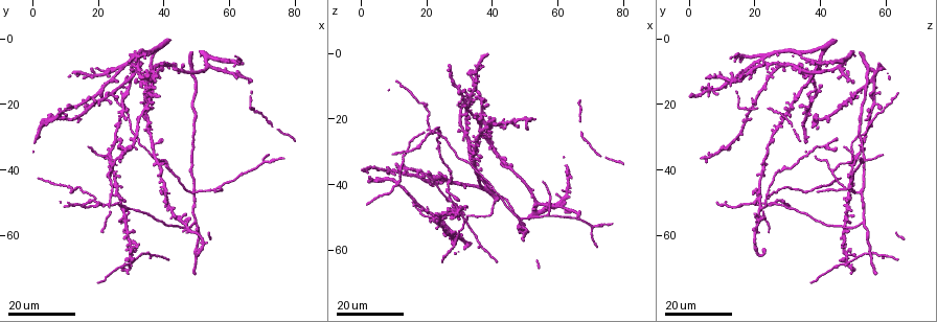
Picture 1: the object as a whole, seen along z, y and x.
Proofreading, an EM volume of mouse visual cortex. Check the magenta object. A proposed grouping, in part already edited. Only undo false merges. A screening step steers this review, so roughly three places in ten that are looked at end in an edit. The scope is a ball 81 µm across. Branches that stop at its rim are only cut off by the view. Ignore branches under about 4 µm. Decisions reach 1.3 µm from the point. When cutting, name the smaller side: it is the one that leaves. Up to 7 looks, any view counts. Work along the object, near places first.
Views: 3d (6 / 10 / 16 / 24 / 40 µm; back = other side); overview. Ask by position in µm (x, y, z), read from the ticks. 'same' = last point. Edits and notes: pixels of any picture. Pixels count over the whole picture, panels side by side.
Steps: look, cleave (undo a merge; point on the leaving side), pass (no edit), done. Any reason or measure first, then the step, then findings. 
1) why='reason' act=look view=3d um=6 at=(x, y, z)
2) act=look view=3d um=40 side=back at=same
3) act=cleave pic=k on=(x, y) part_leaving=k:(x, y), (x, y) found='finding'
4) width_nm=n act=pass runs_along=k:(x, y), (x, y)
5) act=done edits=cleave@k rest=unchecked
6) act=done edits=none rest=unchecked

why='arms part here' act=look view=3d um=16 at=(71.0, 37.0, 53.0)

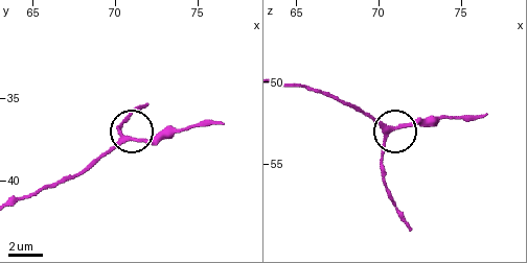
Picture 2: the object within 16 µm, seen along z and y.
act=look view=3d um=10 at=(70.7, 37.5, 53.1)

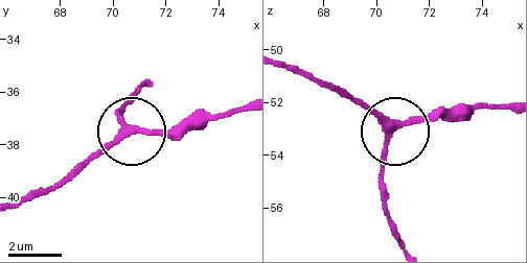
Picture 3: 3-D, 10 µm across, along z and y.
arms=3 act=pass runs_along=3:(282, 64), (343, 89), (390, 125), (384, 196) found='all the same cell'

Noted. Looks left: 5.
why='branch point' act=look view=3d um=24 at=(42.0, 40.5, 43.0)

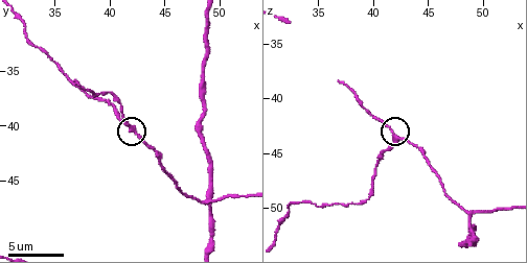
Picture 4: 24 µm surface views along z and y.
act=look view=3d um=10 at=(42.2, 40.4, 43.6)

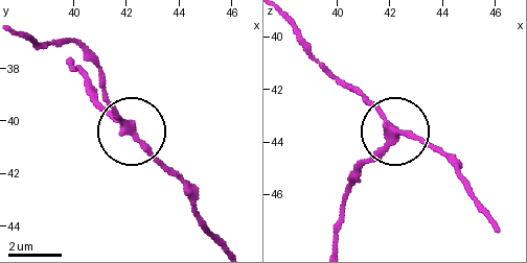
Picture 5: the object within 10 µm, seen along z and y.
width_nm=260 act=pass runs_along=5:(331, 240), (347, 180), (390, 133), (368, 101) found='one cell here'

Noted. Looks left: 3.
why='looks like a crossing' act=look view=3d um=16 at=(49.0, 56.0, 52.5)

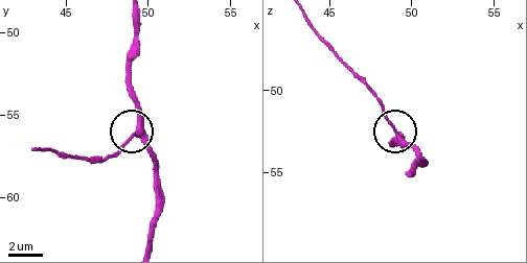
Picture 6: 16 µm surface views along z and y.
act=look view=3d um=6 at=(49.3, 56.3, 52.7)

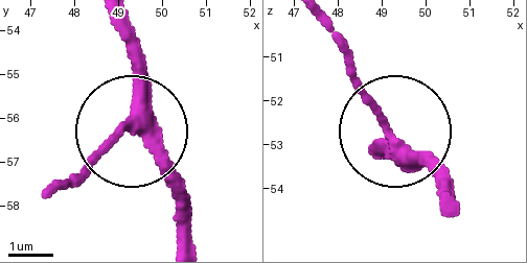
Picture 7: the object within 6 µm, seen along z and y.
width_nm=260 act=pass runs_along=7:(119, 20), (134, 132), (183, 207) found='all the same cell'

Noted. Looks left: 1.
act=done edits=none rest=unchecked

